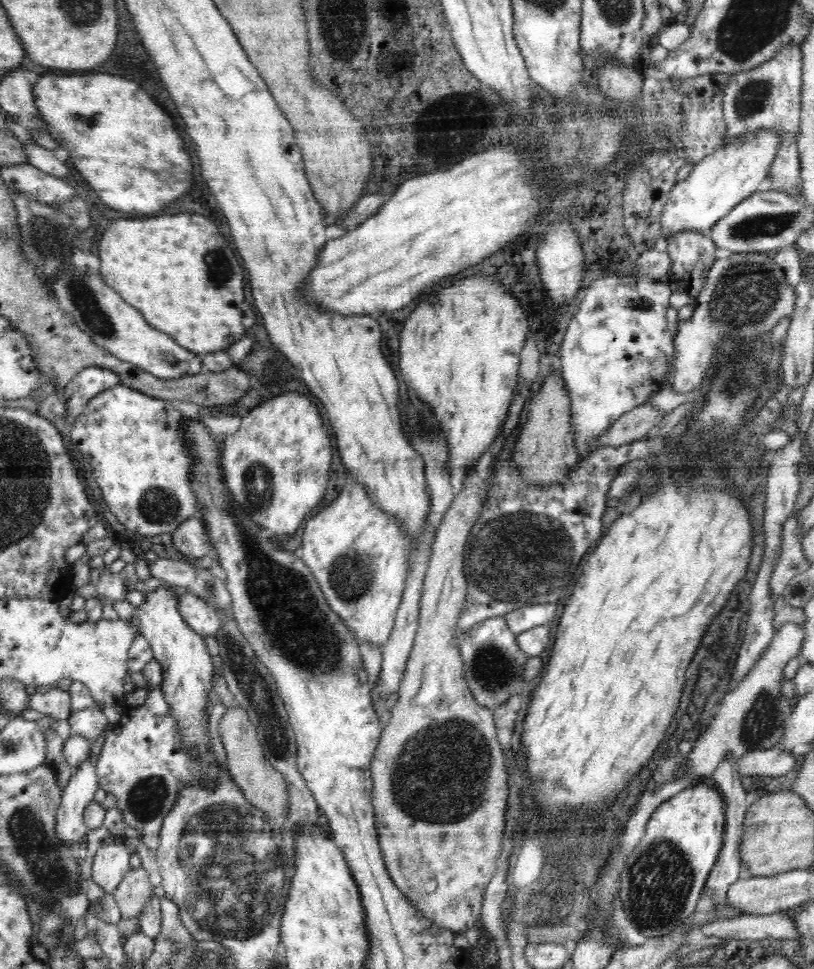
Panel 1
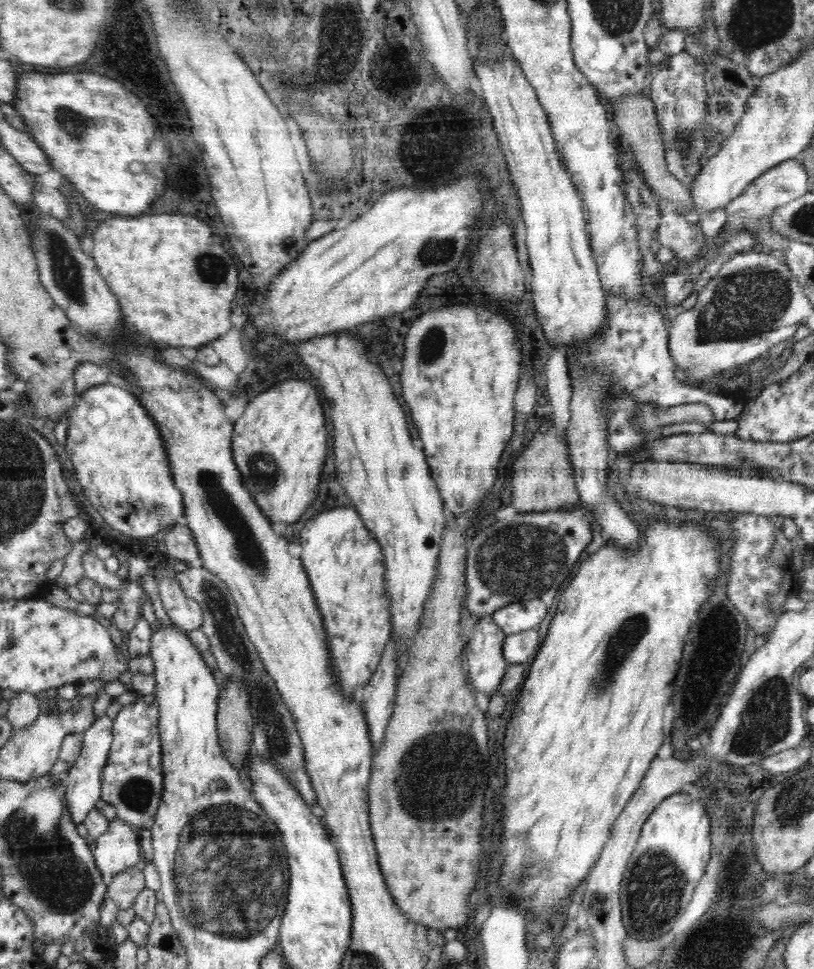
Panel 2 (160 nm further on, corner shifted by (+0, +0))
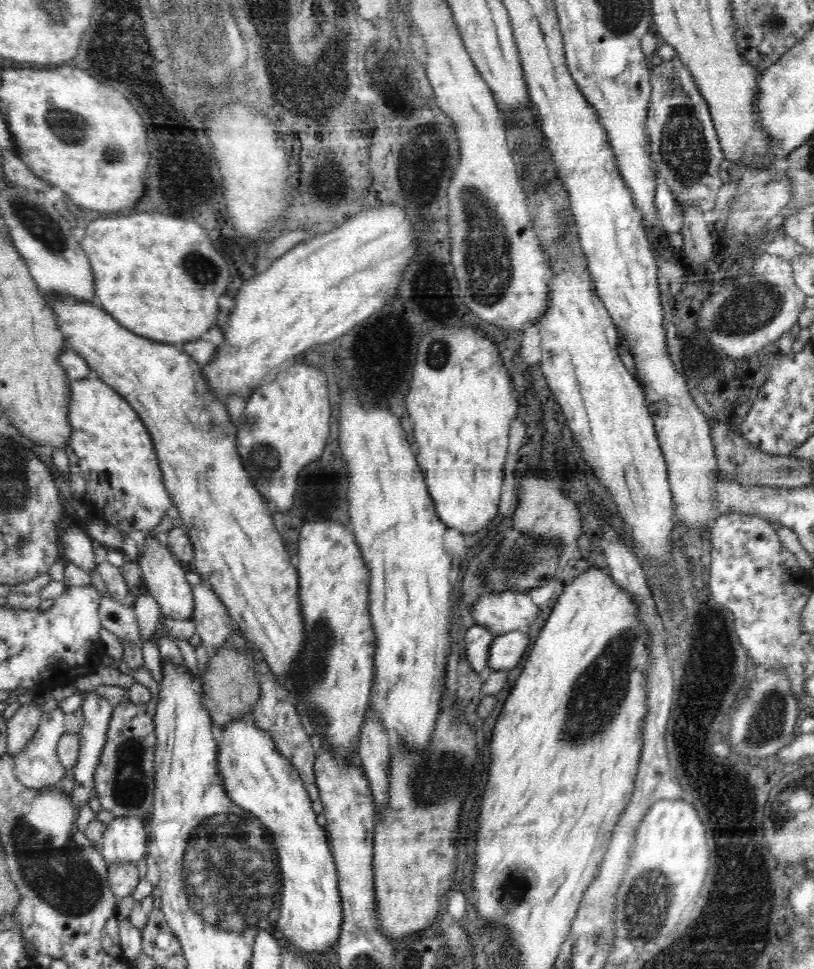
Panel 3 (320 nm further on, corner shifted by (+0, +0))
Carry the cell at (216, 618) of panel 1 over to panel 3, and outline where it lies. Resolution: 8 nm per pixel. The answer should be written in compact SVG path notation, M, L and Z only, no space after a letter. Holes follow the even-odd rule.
M148 535L144 540L144 552L140 554L137 565L142 569L141 581L145 585L144 589L152 595L165 618L174 620L190 619L192 611L195 609L195 600L190 584L186 580L186 572L180 565L169 548L166 546L163 537L152 537Z

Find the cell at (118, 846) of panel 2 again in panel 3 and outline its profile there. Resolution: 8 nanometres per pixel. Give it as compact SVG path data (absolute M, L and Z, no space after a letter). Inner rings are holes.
M115 817L107 824L99 847L108 863L137 863L148 856L147 822L138 817Z

